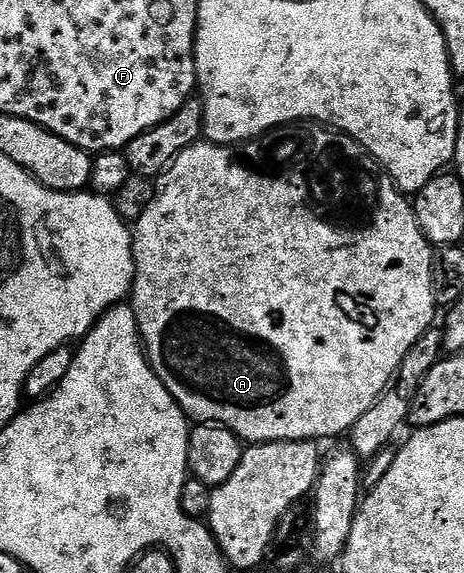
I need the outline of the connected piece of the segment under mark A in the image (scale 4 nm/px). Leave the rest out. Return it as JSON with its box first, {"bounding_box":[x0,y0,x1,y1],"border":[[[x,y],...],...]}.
{"bounding_box":[131,123,439,444],"border":[[[320,123],[309,127],[309,131],[301,131],[293,143],[289,139],[281,139],[285,143],[285,167],[281,167],[281,175],[277,179],[261,179],[261,175],[249,175],[245,167],[237,167],[229,155],[225,155],[225,149],[218,149],[216,145],[211,145],[204,141],[191,144],[187,149],[183,149],[177,158],[170,163],[165,174],[156,180],[153,200],[147,205],[147,209],[137,220],[132,228],[133,232],[133,290],[131,292],[131,306],[137,314],[137,329],[141,332],[141,342],[145,349],[145,354],[149,356],[149,364],[153,366],[153,372],[163,381],[165,388],[175,397],[175,401],[184,409],[186,416],[190,420],[200,421],[205,425],[220,425],[228,431],[234,431],[238,439],[246,444],[255,443],[282,443],[288,439],[300,439],[302,441],[322,441],[328,435],[344,436],[367,411],[377,403],[377,399],[392,384],[397,370],[401,367],[403,357],[425,336],[426,331],[434,326],[433,314],[439,311],[435,297],[431,293],[431,261],[433,260],[434,248],[428,239],[419,229],[417,218],[413,212],[412,202],[402,192],[398,191],[393,180],[378,167],[372,155],[360,147],[351,136],[343,134],[336,129],[330,129]]]}

